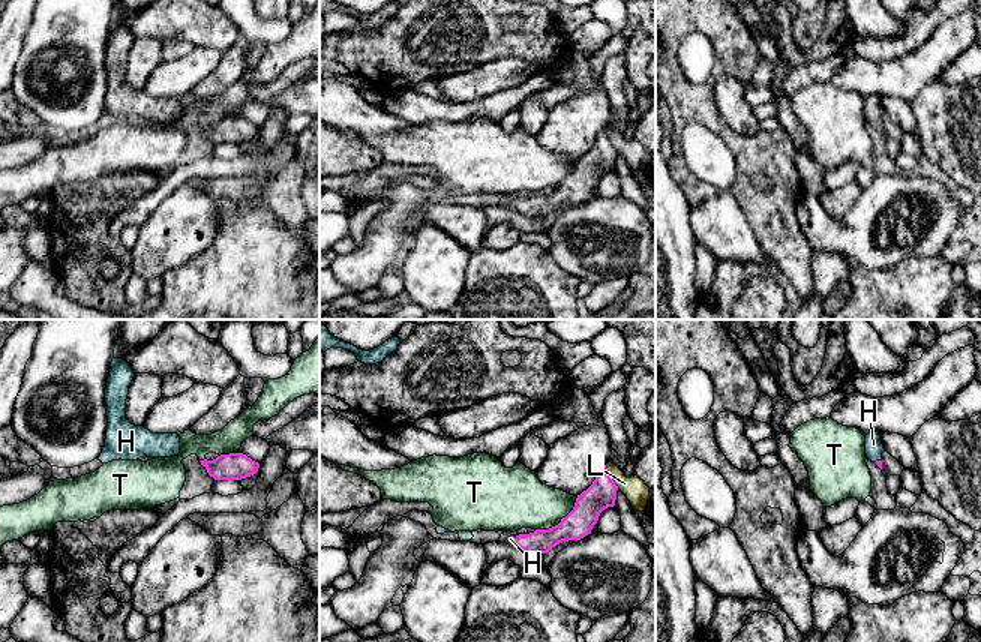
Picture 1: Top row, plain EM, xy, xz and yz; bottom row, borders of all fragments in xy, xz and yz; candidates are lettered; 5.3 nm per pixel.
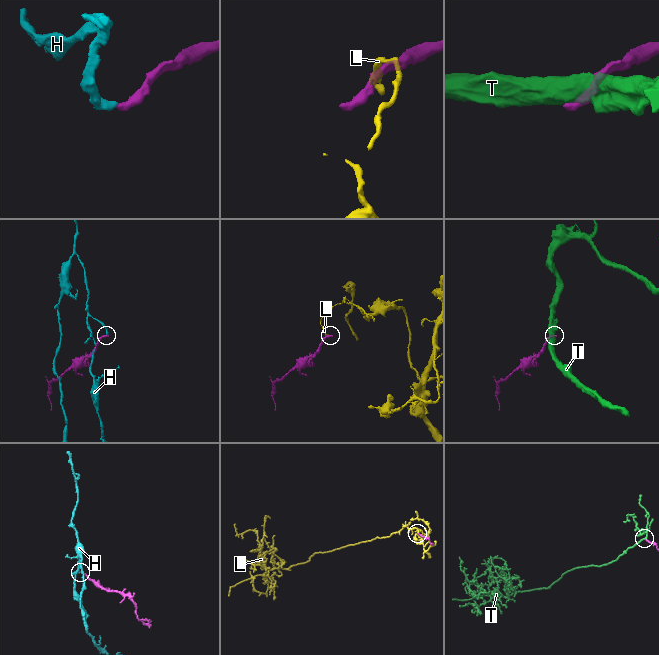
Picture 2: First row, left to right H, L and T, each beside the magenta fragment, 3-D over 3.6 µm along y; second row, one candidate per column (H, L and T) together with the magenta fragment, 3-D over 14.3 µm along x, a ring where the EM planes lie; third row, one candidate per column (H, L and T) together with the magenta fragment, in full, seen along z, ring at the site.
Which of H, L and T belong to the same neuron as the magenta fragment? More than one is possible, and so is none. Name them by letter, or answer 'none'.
H

